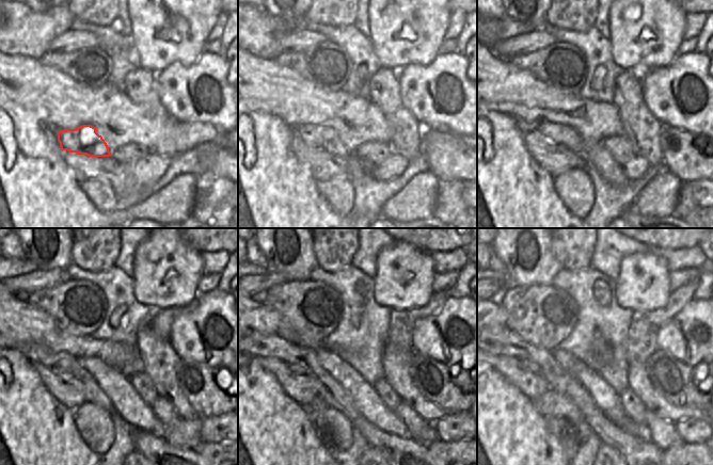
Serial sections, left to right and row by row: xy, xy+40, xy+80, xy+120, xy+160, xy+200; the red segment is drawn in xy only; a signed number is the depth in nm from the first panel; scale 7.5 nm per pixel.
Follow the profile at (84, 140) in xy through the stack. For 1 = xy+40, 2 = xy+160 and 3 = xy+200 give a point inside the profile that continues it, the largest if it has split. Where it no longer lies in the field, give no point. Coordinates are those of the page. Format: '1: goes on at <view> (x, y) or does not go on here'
1: goes on at xy+40 (317, 135)
2: goes on at xy+160 (294, 368)
3: goes on at xy+200 (531, 366)

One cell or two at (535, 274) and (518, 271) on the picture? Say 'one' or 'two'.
one

